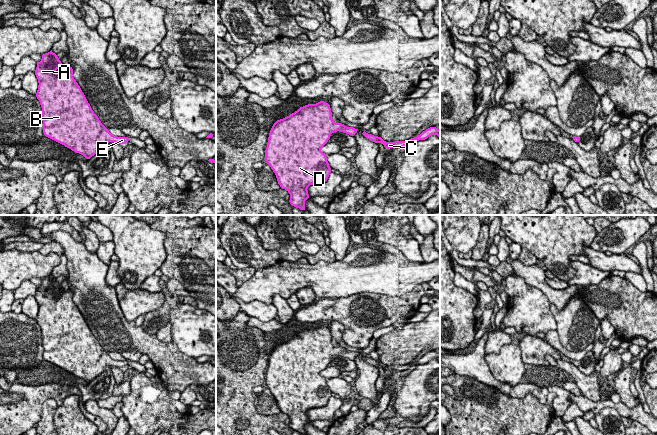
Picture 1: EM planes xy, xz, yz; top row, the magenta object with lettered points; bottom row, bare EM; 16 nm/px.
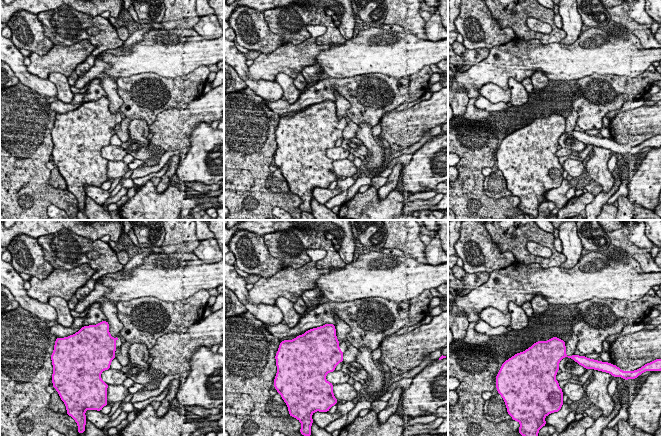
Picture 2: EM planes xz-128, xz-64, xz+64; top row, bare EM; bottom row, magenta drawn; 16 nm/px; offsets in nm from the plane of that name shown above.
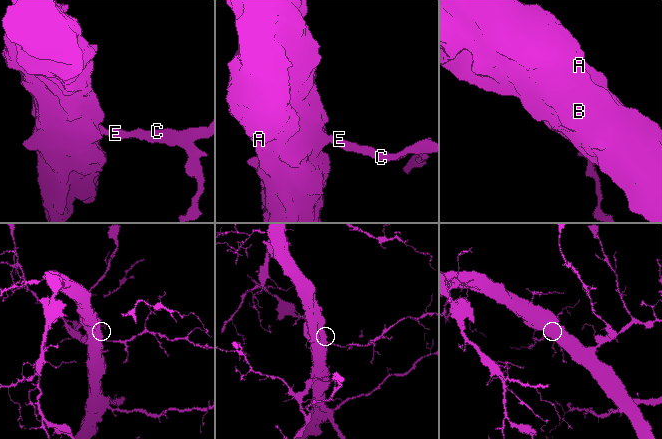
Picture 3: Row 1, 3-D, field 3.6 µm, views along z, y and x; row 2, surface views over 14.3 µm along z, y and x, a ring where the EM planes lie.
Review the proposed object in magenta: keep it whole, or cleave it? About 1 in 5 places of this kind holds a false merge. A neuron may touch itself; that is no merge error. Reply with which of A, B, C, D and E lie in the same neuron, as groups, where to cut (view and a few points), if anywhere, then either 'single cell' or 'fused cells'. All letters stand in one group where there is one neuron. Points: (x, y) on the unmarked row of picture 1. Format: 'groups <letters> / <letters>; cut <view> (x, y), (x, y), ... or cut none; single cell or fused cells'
groups A B C D E; cut none; single cell

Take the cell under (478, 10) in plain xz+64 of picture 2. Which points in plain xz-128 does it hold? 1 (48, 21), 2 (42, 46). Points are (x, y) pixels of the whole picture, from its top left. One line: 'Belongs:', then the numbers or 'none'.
Belongs: 2

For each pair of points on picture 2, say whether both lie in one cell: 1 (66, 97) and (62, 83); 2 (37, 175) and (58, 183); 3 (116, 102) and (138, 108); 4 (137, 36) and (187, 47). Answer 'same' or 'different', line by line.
1: same
2: different
3: different
4: different

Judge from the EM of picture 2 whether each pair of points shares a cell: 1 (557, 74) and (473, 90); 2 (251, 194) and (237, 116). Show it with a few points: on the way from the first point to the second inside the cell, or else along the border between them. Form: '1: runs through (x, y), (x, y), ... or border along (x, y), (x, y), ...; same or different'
1: runs through (535, 64), (501, 64), (497, 68), (492, 69); same
2: runs through (237, 175), (237, 135); same

